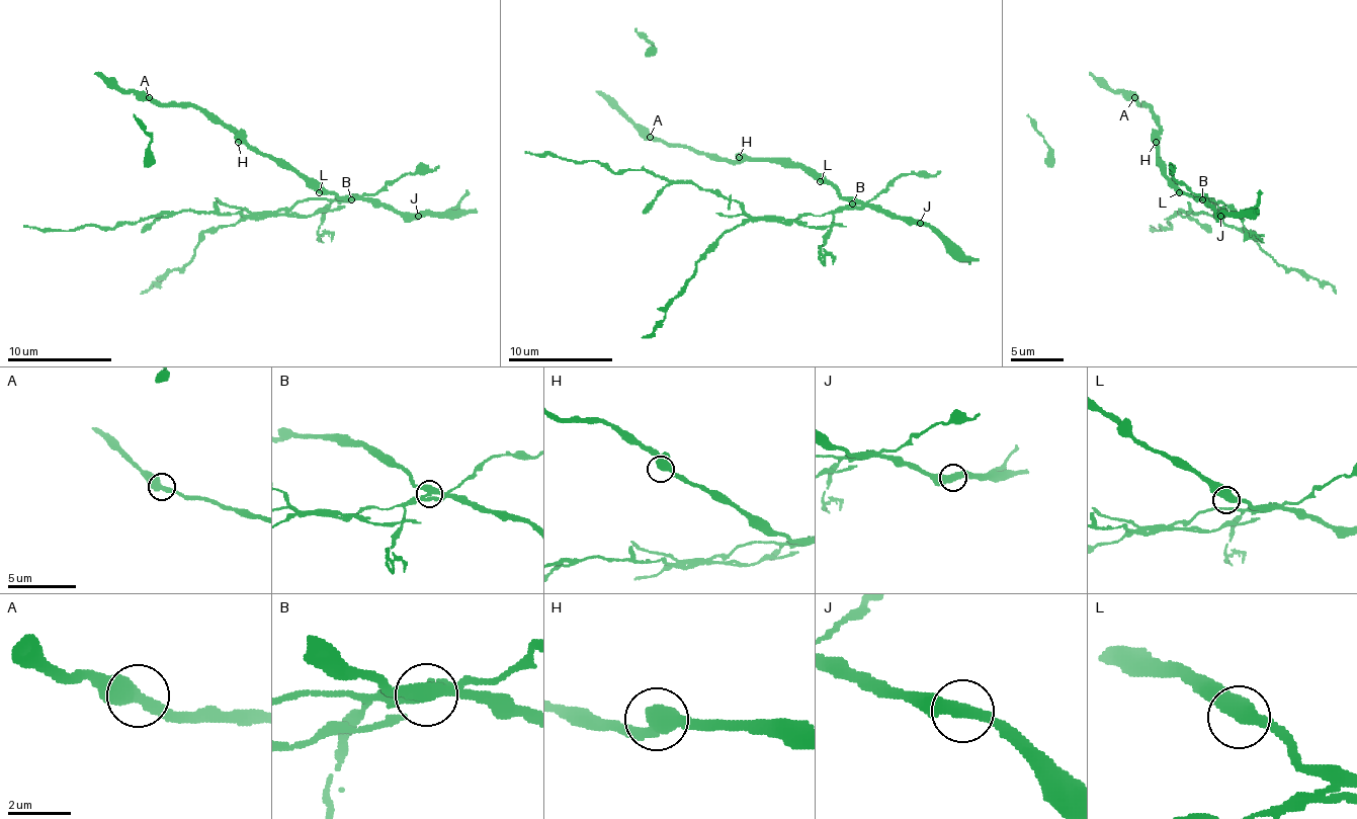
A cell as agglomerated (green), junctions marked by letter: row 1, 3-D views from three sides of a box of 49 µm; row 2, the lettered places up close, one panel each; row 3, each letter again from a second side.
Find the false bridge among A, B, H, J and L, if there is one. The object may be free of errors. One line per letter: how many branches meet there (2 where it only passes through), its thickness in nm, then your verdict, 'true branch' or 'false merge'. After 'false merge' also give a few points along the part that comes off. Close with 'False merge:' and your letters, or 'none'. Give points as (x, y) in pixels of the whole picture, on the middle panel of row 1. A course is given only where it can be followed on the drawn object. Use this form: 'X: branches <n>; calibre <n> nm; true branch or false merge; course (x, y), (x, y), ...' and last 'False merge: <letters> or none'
A: branches 2; calibre 480 nm; true branch
B: branches 3; calibre 400 nm; false merge; course (851, 205), (823, 215), (765, 220), (692, 183), (666, 181), (645, 170), (613, 170), (592, 160), (524, 152)
H: branches 3; calibre 400 nm; true branch
J: branches 2; calibre 440 nm; true branch
L: branches 2; calibre 440 nm; true branch
False merge: B

